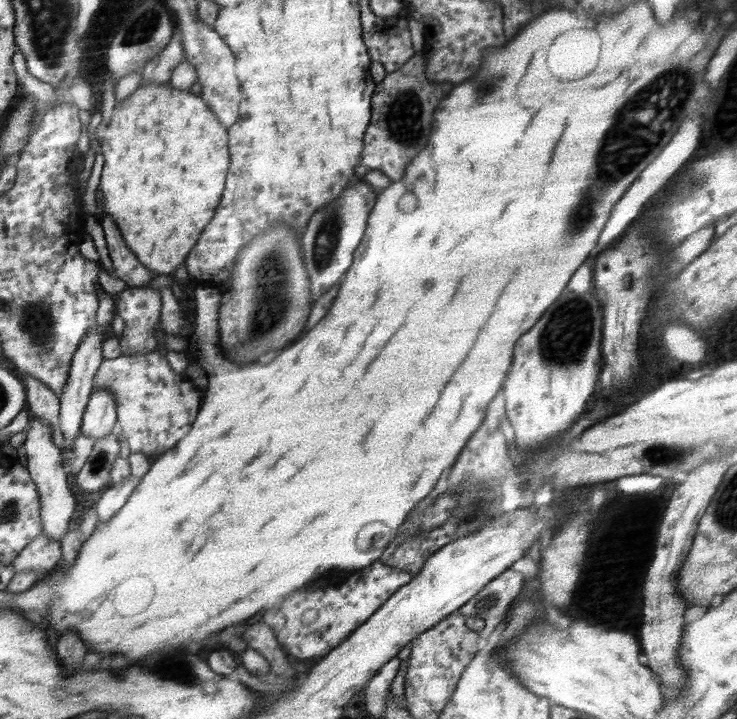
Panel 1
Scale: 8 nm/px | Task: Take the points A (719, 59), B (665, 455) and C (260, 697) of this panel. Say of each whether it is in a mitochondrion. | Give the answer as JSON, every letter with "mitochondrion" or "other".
{"A":"other","B":"mitochondrion","C":"other"}

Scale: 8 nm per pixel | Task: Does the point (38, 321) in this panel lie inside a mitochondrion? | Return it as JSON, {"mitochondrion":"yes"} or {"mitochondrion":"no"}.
{"mitochondrion":"yes"}

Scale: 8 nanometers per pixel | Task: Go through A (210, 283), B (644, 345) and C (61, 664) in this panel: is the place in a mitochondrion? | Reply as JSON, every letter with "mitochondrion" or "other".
{"A":"other","B":"other","C":"other"}

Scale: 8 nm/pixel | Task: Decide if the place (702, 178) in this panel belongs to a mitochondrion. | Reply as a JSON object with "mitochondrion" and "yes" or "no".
{"mitochondrion":"yes"}

